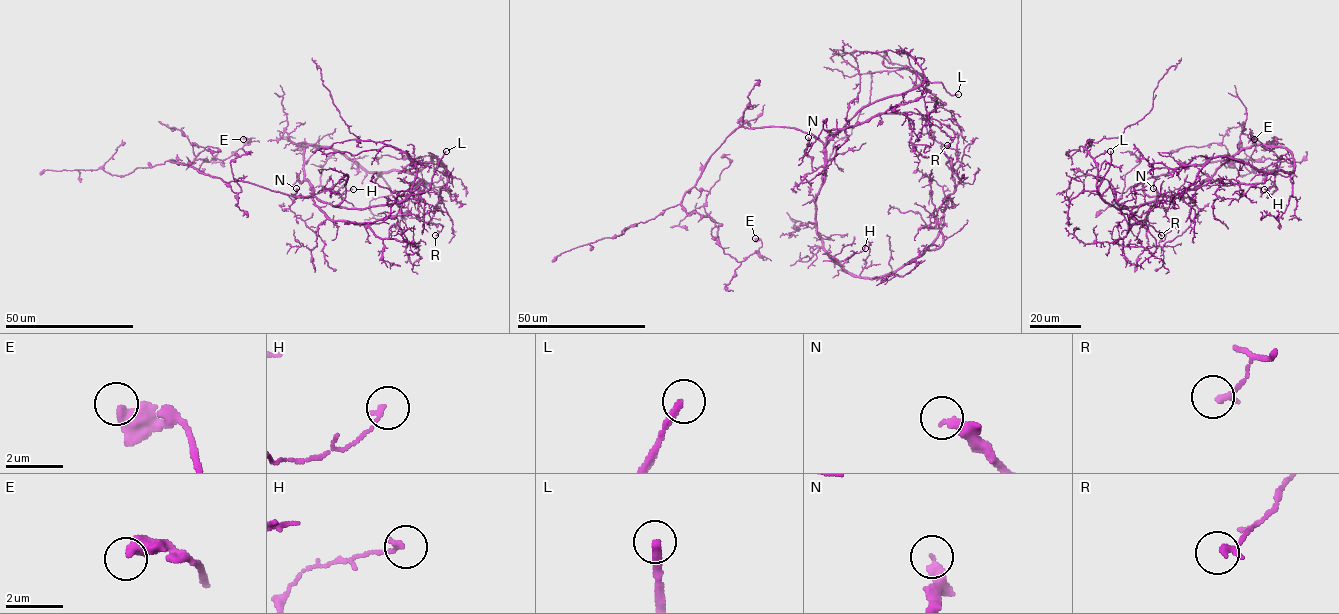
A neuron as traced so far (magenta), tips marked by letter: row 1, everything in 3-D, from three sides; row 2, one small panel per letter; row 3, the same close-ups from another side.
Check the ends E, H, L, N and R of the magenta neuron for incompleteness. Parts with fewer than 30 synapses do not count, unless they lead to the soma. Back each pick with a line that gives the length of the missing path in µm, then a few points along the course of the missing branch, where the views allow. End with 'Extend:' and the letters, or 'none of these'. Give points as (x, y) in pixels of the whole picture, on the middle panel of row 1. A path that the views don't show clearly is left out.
L: Missing length about 15 µm. Course of what is missing: (958, 94), (982, 96), (987, 101)
Extend: L

